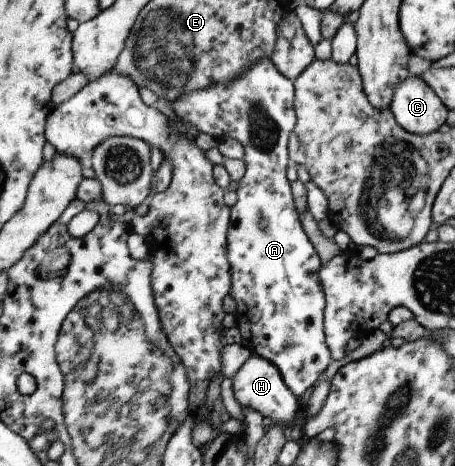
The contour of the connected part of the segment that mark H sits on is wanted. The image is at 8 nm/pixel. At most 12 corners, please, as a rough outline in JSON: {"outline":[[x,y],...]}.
{"outline":[[252,354],[232,379],[240,406],[300,437],[297,394]]}

